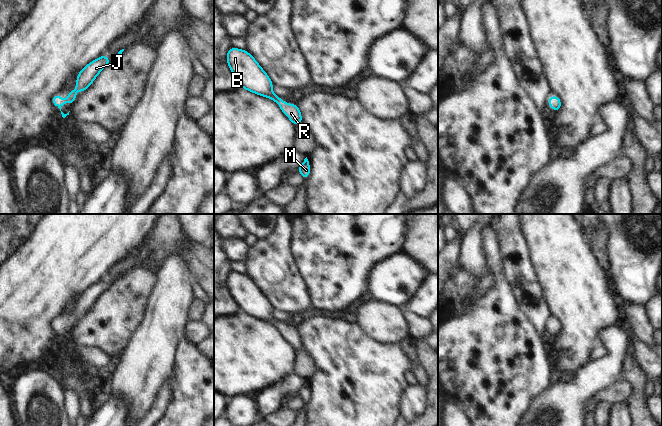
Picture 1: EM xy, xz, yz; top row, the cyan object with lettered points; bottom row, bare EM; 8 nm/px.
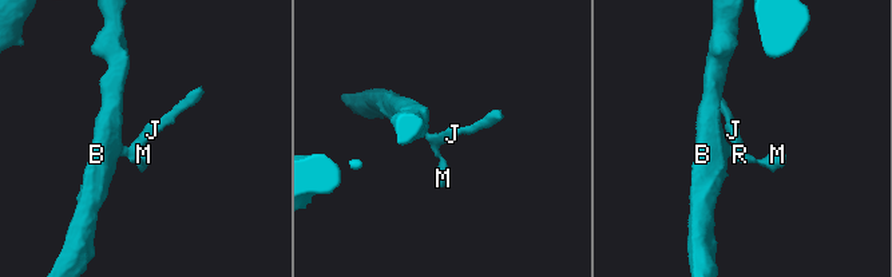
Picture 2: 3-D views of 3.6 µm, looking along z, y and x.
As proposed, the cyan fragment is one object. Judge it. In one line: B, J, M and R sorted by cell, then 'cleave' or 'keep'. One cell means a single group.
B J M R; keep

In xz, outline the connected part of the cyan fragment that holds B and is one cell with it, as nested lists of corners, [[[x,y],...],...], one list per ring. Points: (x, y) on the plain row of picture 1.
[[[231,271],[228,274],[226,284],[240,311],[280,328],[280,334],[295,350],[302,347],[302,340],[297,328],[289,329],[273,317],[271,303],[250,277],[246,274]]]

